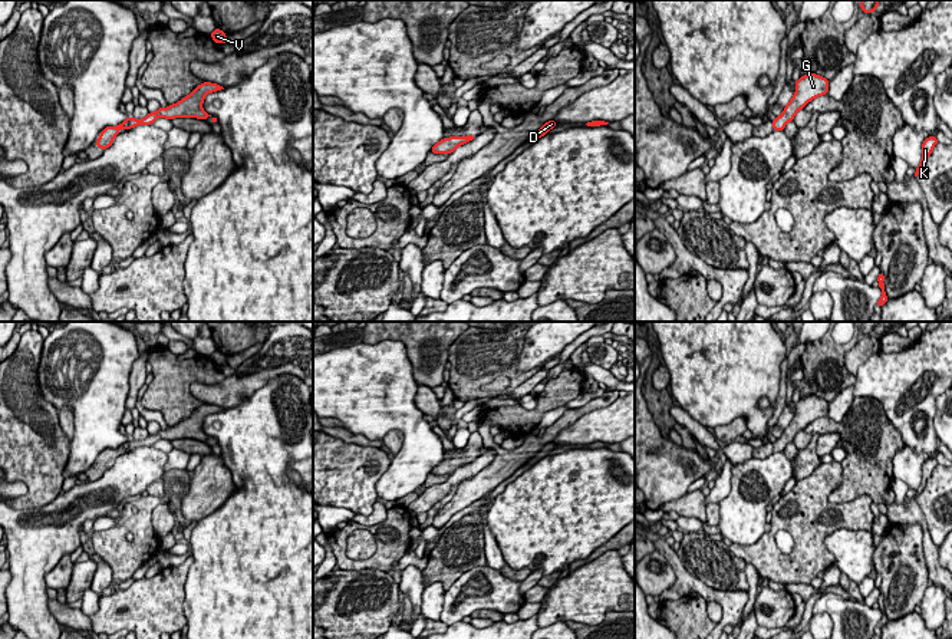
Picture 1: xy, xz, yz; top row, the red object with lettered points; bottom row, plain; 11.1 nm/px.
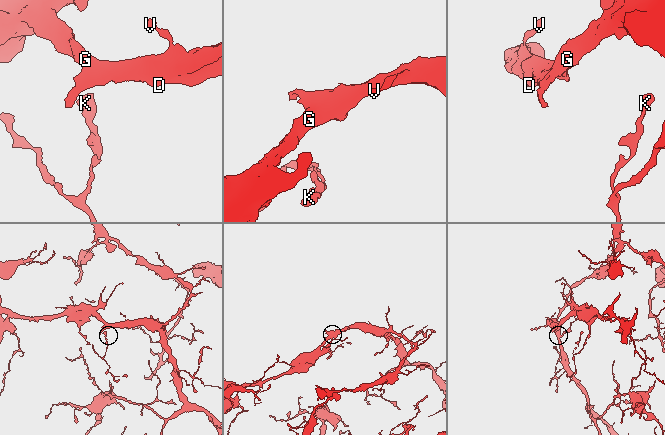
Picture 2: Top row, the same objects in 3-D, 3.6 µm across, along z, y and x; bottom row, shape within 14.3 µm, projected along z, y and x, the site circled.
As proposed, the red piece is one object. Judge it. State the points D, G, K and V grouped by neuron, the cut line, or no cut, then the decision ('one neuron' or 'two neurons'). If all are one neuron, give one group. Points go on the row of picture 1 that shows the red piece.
D G K V; no cut; one neuron

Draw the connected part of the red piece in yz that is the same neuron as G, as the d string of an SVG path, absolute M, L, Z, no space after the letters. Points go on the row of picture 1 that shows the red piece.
M816 73L800 76L795 82L794 96L785 105L783 113L773 121L774 131L783 131L800 109L804 109L804 106L814 98L827 95L827 92L829 80L826 78Z

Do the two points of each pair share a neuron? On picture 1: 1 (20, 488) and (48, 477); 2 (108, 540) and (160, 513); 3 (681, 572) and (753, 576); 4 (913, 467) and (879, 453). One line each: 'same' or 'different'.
1: different
2: different
3: different
4: different

